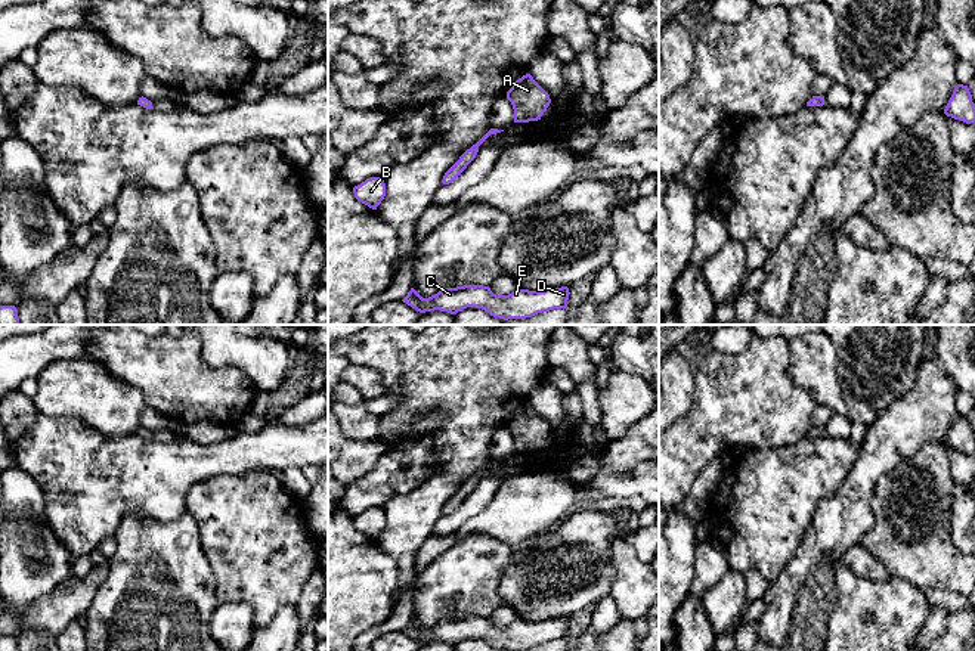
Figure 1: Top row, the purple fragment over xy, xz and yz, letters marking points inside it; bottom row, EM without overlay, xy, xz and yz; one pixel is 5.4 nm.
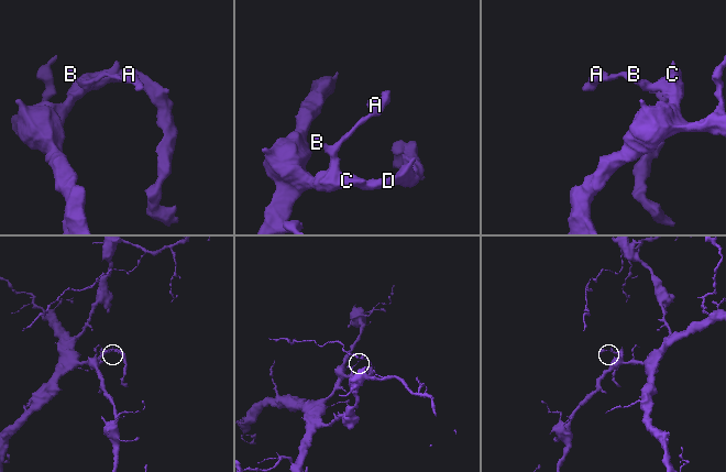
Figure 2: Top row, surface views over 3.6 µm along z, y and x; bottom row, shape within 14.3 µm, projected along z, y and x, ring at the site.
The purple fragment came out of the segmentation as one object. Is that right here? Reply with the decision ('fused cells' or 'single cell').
single cell

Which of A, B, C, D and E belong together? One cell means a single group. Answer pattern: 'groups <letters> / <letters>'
groups A B C D E

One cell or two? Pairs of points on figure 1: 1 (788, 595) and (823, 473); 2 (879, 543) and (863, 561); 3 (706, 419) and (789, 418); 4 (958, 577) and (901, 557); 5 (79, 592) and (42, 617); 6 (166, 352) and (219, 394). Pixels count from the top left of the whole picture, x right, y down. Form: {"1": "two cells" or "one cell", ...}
{"1": "two cells", "2": "two cells", "3": "one cell", "4": "one cell", "5": "one cell", "6": "one cell"}

